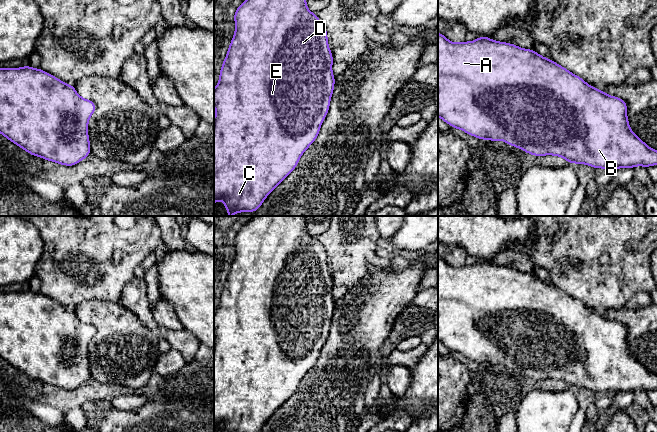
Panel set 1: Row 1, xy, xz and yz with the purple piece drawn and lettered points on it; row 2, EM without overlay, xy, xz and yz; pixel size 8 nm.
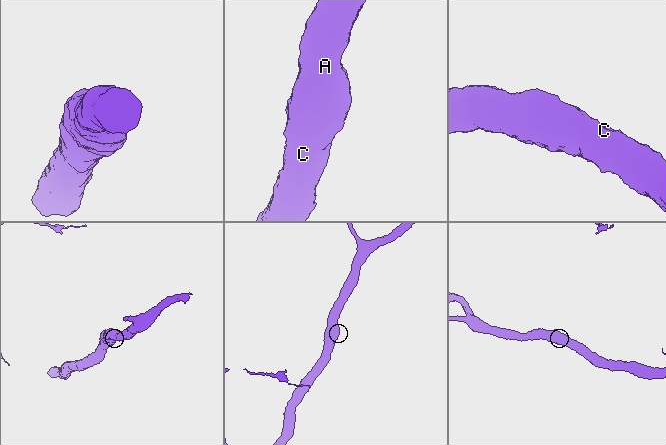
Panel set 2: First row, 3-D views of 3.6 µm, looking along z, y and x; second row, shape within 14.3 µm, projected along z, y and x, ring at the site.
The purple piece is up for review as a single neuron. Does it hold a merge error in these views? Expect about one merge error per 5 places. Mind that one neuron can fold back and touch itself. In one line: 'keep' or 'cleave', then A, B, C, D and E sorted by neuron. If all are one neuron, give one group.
keep; A B C D E

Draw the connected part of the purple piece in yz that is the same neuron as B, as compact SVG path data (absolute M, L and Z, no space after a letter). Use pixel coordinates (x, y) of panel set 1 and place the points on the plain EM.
M438 256L438 341L454 353L461 353L468 359L482 364L502 364L508 369L522 373L534 380L553 379L564 382L568 387L586 388L593 392L616 394L618 392L645 392L657 389L657 375L650 372L631 353L627 341L627 327L618 321L610 320L587 308L582 302L574 299L566 292L551 283L542 281L532 273L523 273L517 269L499 266L489 261L478 261L471 266L450 266L444 258Z

